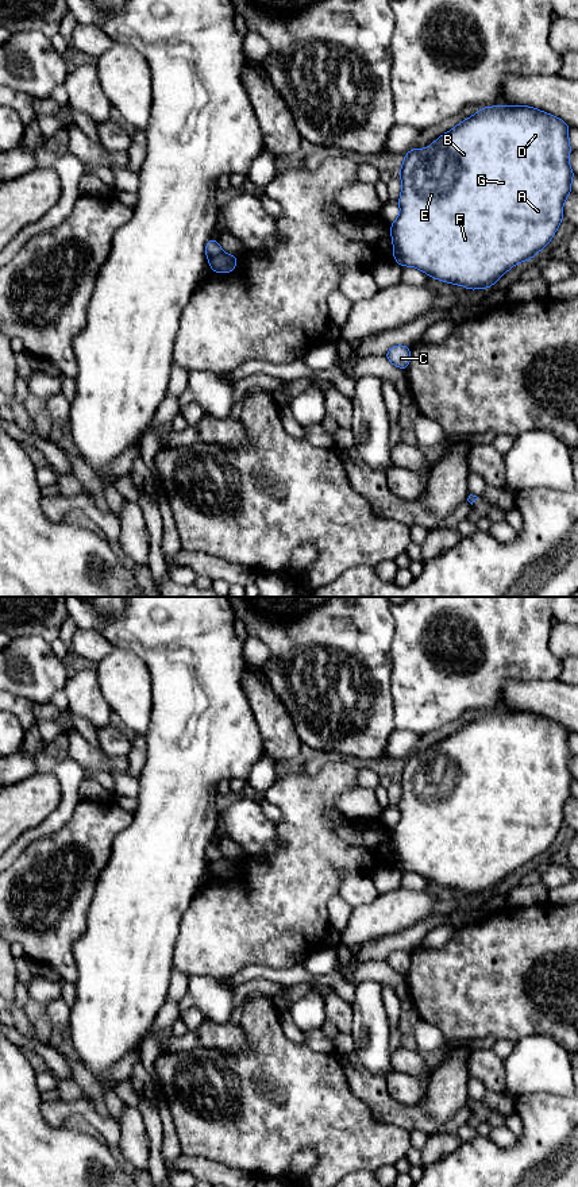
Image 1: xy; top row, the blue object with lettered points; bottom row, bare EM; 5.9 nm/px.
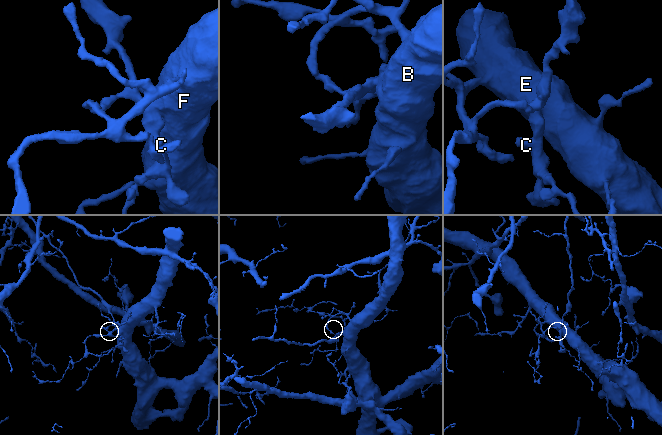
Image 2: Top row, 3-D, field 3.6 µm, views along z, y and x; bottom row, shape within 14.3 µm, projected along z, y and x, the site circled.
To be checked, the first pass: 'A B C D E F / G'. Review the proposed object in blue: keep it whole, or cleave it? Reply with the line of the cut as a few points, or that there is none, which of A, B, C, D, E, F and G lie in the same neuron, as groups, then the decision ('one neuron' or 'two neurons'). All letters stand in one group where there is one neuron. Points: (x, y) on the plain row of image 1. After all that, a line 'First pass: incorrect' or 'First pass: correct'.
xy (222, 856), (209, 866) | A B D E F G / C | two neurons
First pass: incorrect

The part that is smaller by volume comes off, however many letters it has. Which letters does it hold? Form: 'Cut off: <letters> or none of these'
Cut off: C

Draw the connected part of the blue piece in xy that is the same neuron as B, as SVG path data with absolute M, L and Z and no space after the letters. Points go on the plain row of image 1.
M528 710L485 712L439 741L427 754L412 754L400 774L398 822L390 829L393 864L432 883L469 895L488 894L515 870L532 866L554 843L563 825L563 808L575 781L569 762L571 731Z

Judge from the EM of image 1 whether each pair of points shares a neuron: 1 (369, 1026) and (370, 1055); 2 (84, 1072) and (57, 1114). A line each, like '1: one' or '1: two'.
1: one
2: two

